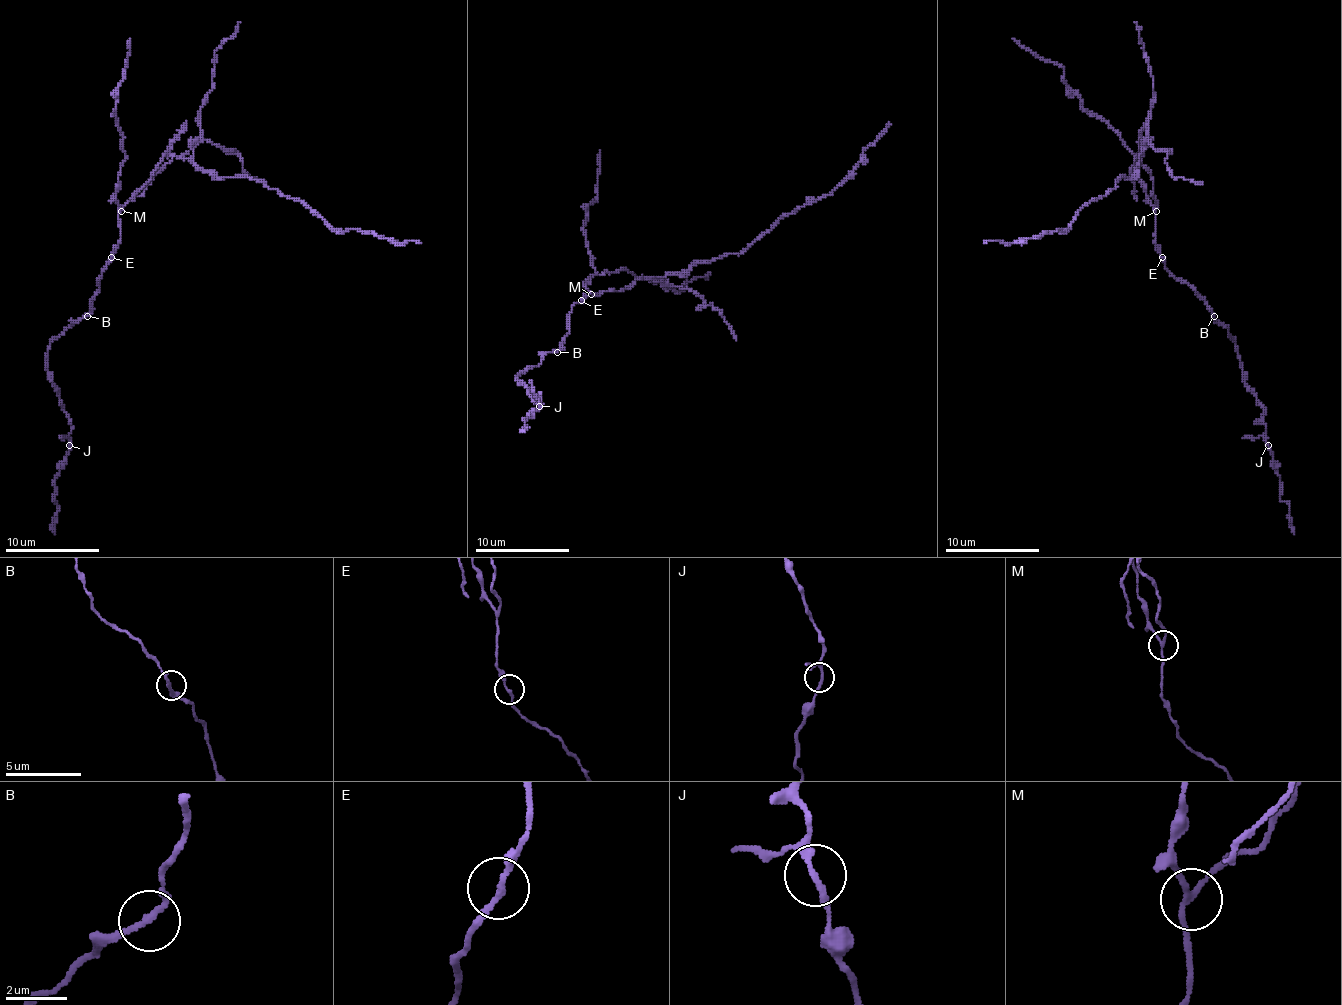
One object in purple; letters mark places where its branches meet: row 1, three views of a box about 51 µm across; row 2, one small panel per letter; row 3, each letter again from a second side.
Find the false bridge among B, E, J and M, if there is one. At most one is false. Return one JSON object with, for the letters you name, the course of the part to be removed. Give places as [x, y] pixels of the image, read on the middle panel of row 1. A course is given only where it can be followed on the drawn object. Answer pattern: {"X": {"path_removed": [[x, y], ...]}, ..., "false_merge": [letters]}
{"M": {"path_removed": [[590, 293], [623, 291], [642, 277], [682, 275], [745, 251], [781, 218], [816, 202], [842, 181], [889, 122]]}, "false_merge": ["M"]}

